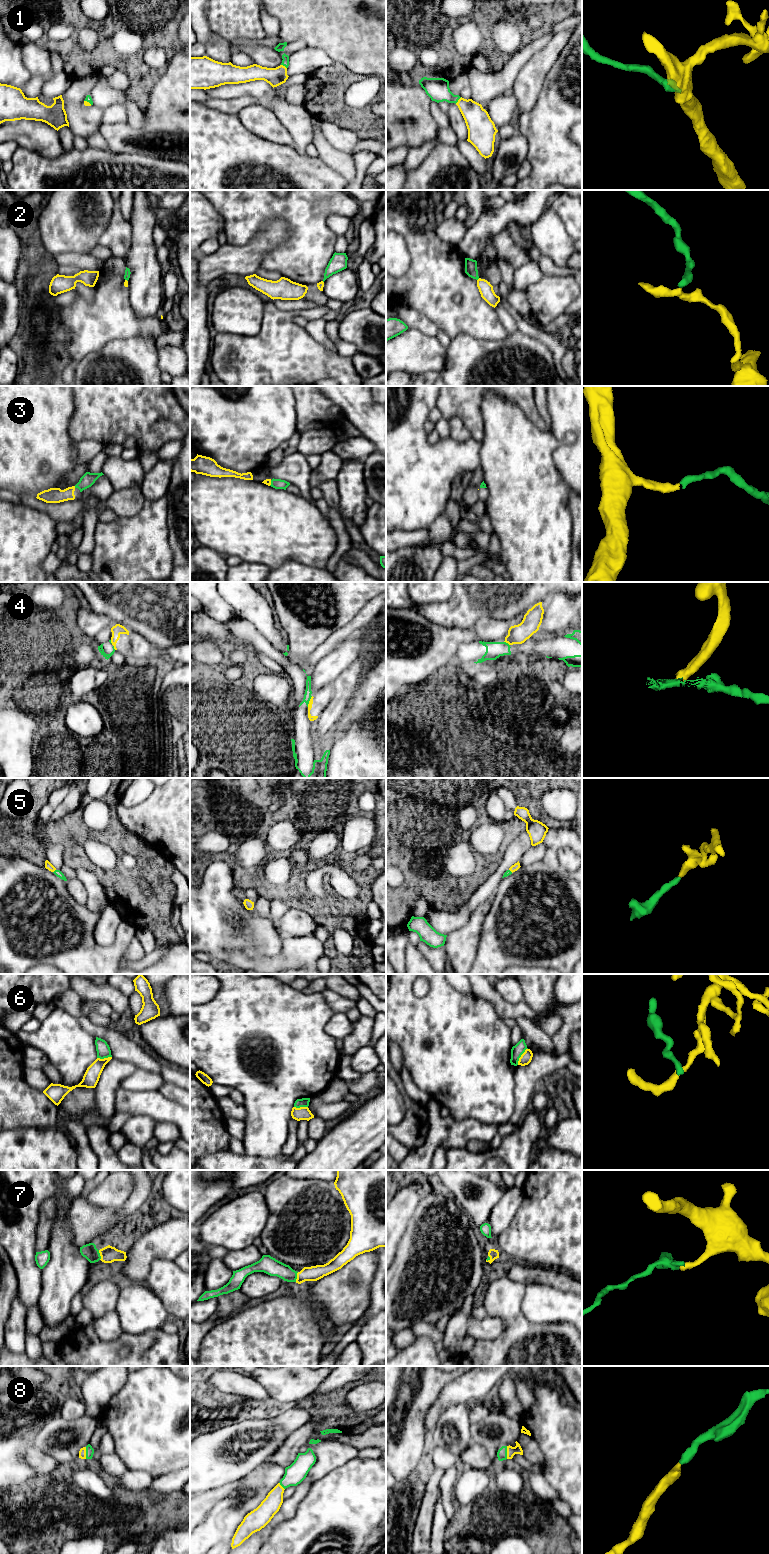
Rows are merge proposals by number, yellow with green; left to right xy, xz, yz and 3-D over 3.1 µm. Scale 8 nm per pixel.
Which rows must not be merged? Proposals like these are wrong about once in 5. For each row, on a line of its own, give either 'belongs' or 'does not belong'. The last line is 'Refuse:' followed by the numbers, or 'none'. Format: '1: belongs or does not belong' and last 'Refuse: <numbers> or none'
1: belongs
2: does not belong
3: belongs
4: does not belong
5: belongs
6: does not belong
7: belongs
8: belongs
Refuse: 2, 4, 6

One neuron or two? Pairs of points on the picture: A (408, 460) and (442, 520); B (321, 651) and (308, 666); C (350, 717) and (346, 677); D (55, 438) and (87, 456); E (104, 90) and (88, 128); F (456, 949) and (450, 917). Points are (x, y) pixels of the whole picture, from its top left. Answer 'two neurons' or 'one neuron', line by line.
A: two neurons
B: one neuron
C: two neurons
D: two neurons
E: two neurons
F: two neurons

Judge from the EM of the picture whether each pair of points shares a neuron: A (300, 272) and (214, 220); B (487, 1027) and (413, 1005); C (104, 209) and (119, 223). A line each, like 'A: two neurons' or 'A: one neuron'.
A: two neurons
B: one neuron
C: two neurons

